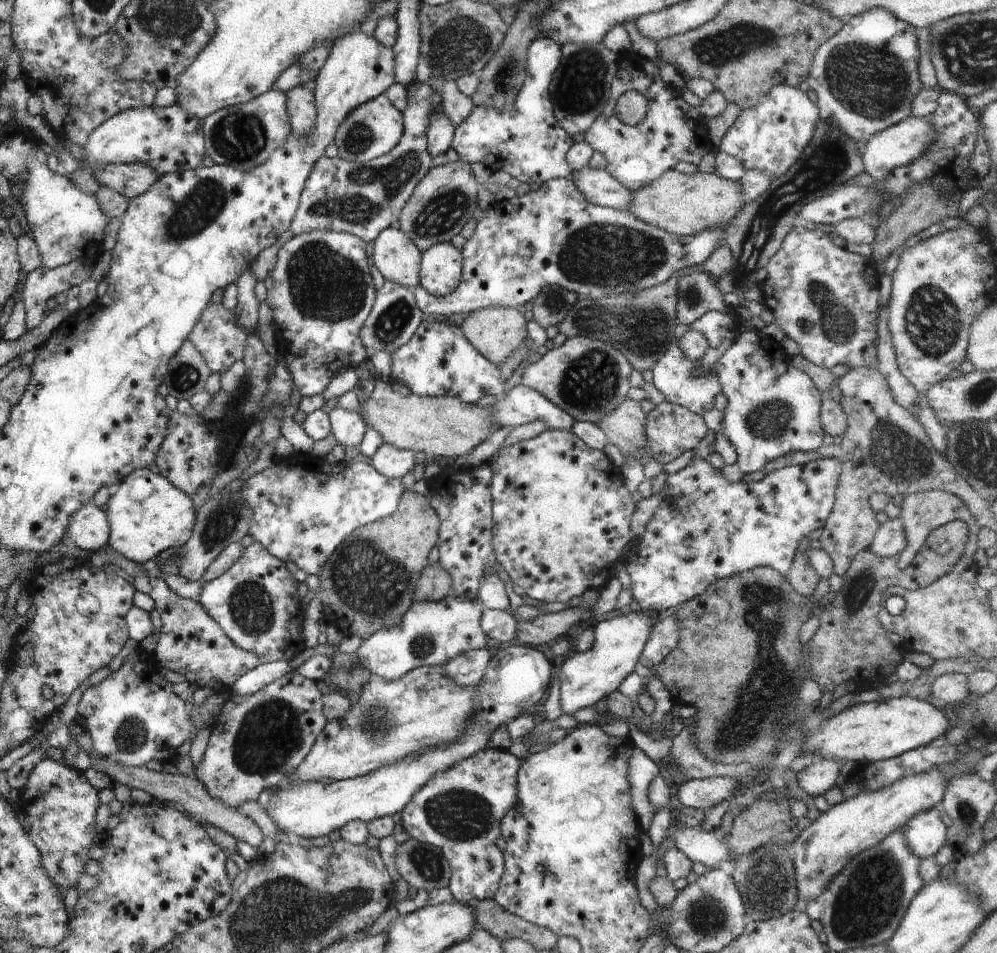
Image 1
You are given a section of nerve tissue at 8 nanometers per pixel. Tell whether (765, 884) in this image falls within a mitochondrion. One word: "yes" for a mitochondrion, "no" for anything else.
yes

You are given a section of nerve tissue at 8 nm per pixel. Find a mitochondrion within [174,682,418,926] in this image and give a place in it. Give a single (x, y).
(272, 733)

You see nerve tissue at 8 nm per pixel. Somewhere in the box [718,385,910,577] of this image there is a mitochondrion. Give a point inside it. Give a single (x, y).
(768, 420)

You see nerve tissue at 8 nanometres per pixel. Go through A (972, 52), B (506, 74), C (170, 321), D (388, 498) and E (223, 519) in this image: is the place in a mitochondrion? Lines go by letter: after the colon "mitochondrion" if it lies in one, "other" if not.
A: mitochondrion
B: mitochondrion
C: other
D: other
E: mitochondrion

